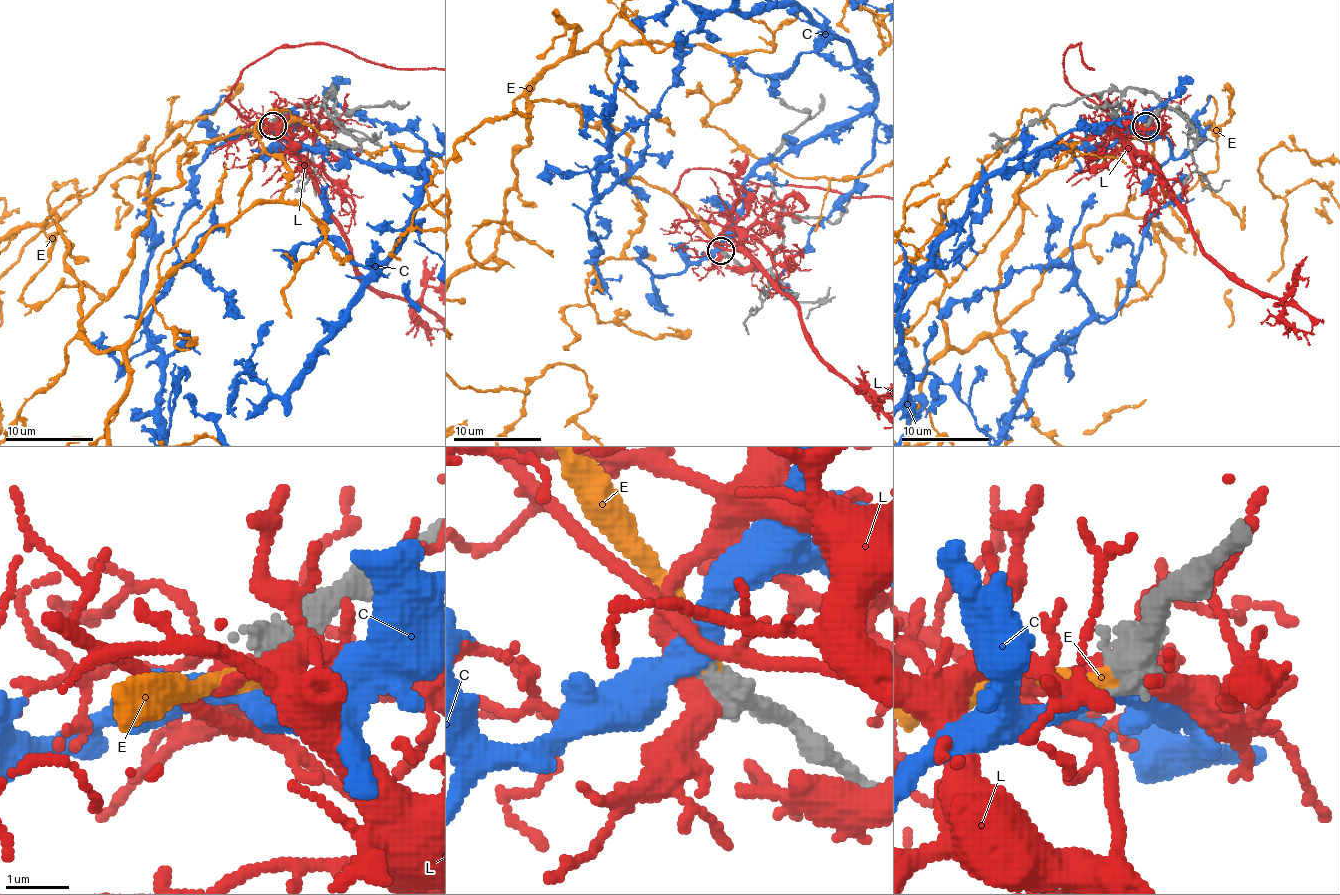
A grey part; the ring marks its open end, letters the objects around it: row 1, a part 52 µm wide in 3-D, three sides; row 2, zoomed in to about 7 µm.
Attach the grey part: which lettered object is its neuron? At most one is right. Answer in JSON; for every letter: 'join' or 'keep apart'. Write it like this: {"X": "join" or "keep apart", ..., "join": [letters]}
{"C": "keep apart", "E": "join", "L": "keep apart", "join": ["E"]}

